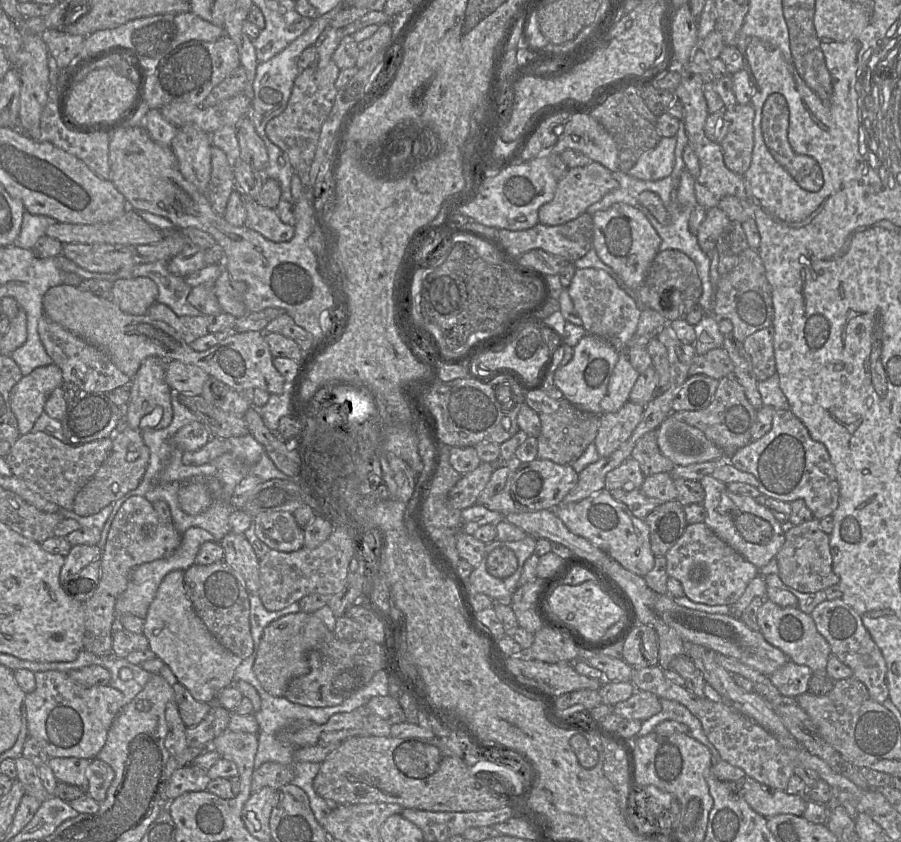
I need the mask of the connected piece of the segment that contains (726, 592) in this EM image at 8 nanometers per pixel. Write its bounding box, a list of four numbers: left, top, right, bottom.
[665,522,759,605]

